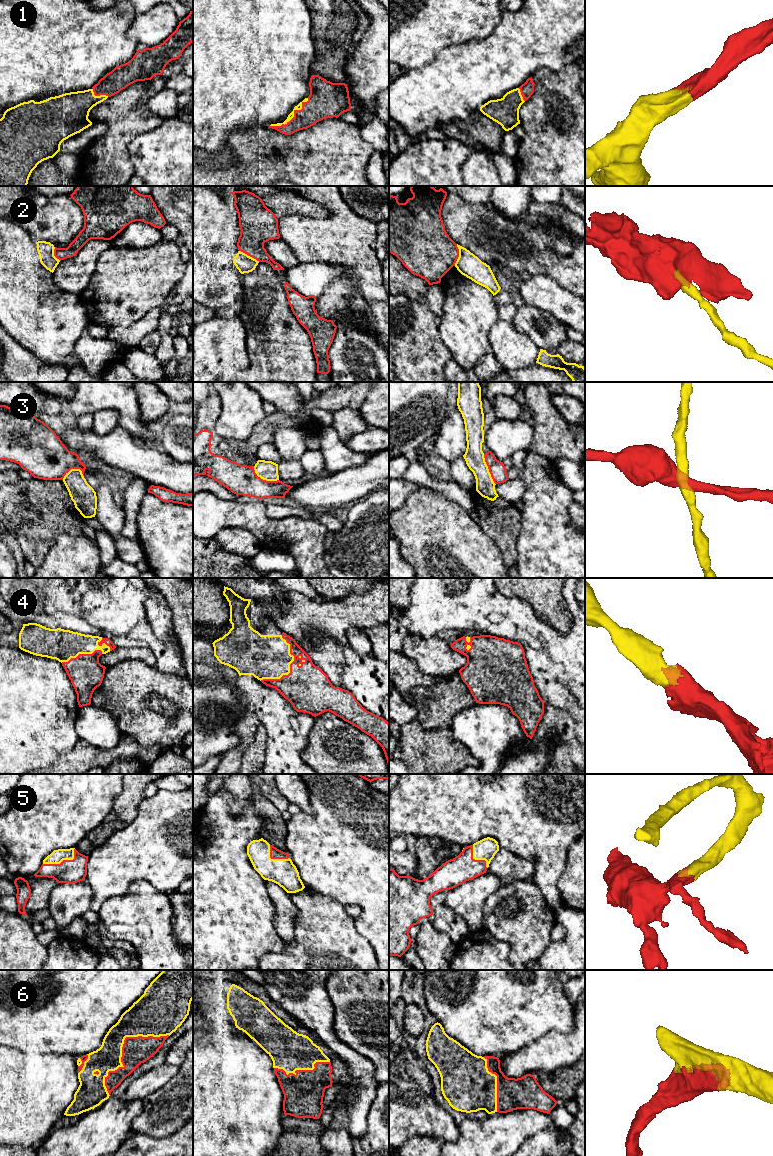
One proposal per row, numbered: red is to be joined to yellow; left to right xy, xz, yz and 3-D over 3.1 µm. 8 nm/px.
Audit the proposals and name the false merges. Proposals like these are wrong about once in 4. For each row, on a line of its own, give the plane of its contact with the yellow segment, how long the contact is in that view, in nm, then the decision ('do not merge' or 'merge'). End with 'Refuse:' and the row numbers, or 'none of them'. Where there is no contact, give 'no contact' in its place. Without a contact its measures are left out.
1: contact in xz; length 380 nm; merge
2: contact in yz; length 180 nm; do not merge
3: contact in xz; length 240 nm; do not merge
4: contact in xz; length 400 nm; merge
5: contact in xy; length 280 nm; merge
6: contact in xy; length 700 nm; merge
Refuse: 2, 3

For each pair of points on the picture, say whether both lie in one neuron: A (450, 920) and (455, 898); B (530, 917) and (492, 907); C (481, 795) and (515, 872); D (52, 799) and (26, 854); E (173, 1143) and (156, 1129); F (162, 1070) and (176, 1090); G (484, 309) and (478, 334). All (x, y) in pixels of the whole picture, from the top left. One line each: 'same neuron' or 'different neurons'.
A: different neurons
B: same neuron
C: different neurons
D: same neuron
E: different neurons
F: different neurons
G: same neuron

